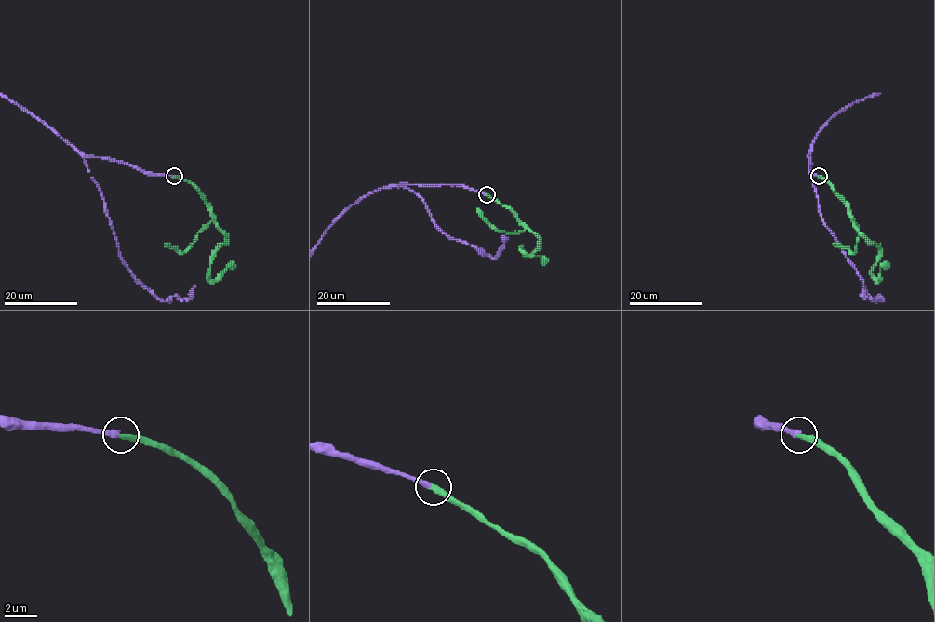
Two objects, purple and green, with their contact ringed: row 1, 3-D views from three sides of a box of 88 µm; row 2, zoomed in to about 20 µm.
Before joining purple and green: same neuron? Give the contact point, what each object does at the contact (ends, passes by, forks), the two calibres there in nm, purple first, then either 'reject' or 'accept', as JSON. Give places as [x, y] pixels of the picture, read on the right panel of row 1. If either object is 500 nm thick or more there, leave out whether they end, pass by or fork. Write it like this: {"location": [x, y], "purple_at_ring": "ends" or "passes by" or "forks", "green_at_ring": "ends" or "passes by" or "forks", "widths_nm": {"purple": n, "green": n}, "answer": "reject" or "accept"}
{"location": [819, 176], "purple_at_ring": "ends", "green_at_ring": "ends", "widths_nm": {"purple": 400, "green": 360}, "answer": "accept"}

